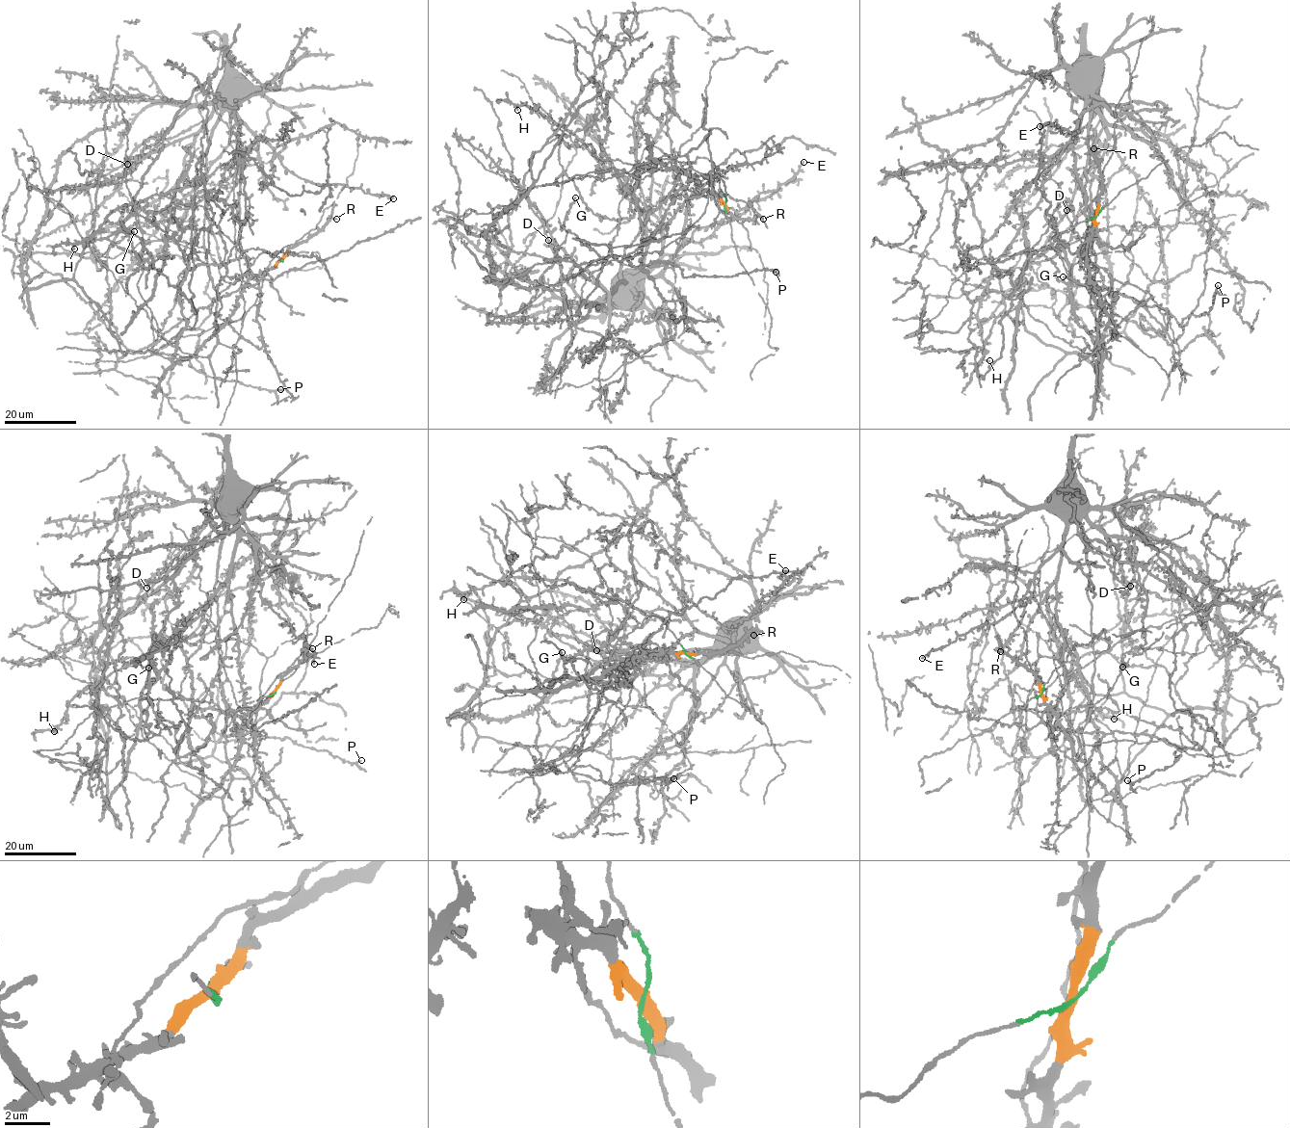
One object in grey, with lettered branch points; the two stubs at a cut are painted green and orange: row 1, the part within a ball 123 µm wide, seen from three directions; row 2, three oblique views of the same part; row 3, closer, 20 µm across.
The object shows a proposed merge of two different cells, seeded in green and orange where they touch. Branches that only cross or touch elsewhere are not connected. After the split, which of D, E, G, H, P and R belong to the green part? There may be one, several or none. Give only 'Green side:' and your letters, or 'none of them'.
Green side: D, E, H

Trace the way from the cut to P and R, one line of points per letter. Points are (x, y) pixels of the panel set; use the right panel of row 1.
P: (1096, 216), (1085, 271), (1099, 286), (1145, 305), (1173, 341), (1183, 330), (1183, 318), (1209, 312), (1217, 284)
R: (1096, 216), (1103, 181), (1092, 152), (1093, 148)

